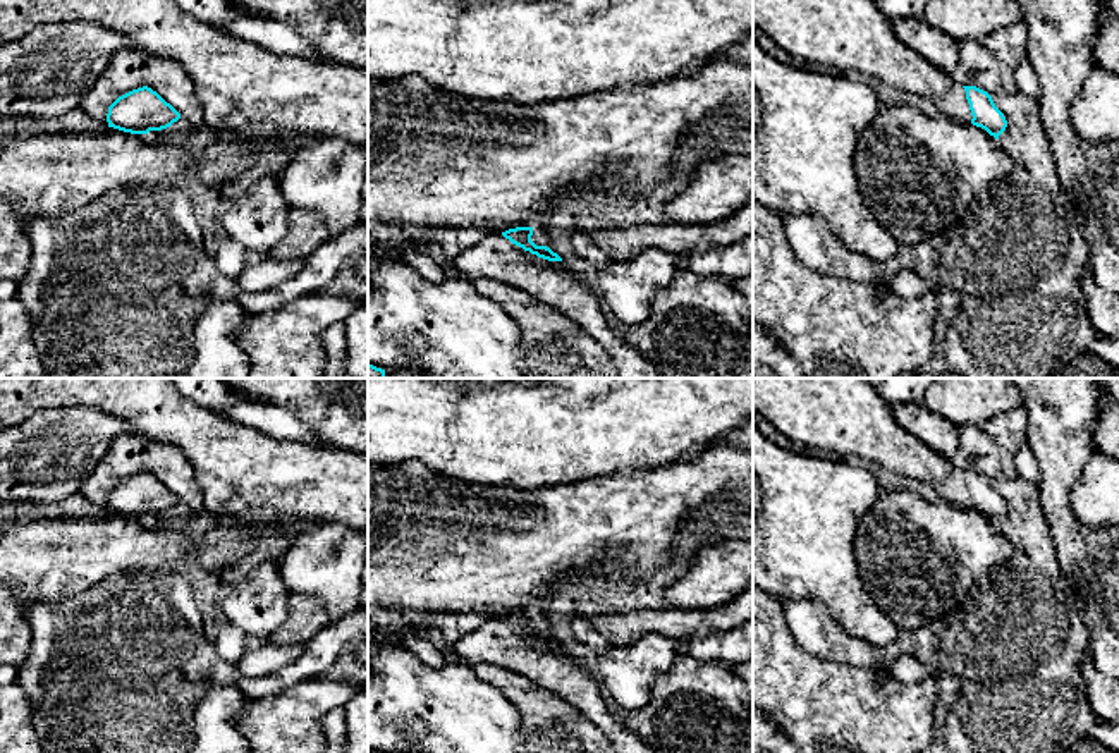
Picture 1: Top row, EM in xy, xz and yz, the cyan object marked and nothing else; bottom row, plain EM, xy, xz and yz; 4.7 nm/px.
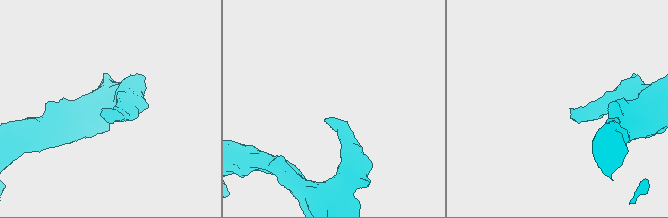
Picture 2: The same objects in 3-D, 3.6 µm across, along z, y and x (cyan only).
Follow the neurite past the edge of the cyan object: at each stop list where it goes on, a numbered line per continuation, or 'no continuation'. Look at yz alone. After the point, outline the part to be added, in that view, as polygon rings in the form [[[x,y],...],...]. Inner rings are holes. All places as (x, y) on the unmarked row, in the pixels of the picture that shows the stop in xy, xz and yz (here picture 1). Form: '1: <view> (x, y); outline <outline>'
1: yz (844, 416); outline [[[753,378],[753,409],[796,444],[871,461],[971,509],[963,469],[902,430],[870,378]]]

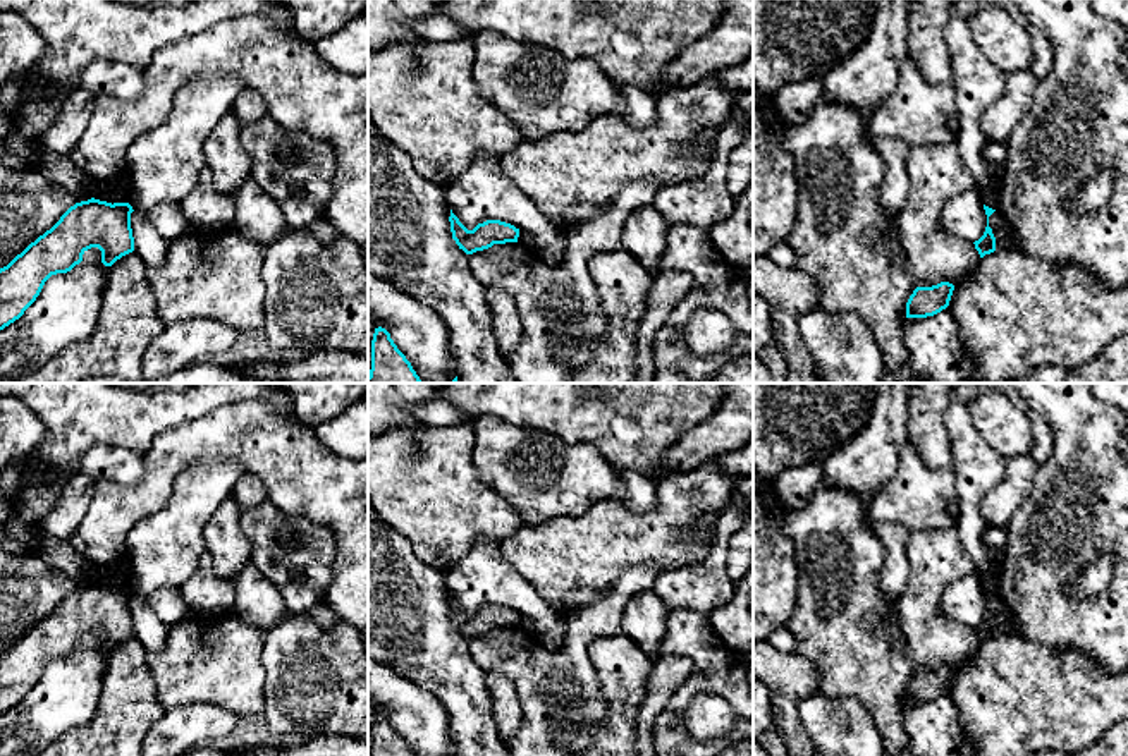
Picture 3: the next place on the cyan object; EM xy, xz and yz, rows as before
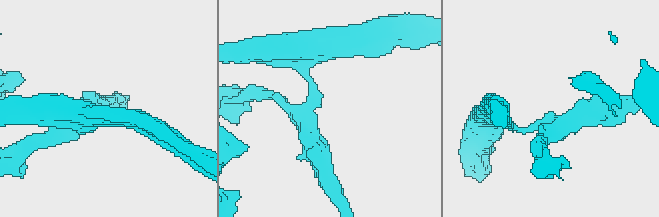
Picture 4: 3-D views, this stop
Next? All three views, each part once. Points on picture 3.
no continuation

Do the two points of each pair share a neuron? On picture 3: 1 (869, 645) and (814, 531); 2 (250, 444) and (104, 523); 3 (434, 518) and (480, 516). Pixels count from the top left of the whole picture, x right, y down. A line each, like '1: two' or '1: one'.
1: one
2: one
3: one

